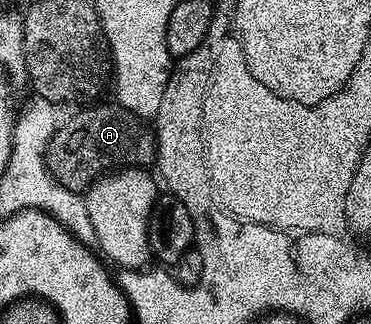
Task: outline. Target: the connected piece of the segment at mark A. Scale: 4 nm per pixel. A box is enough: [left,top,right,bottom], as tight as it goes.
[44,103,156,194]

